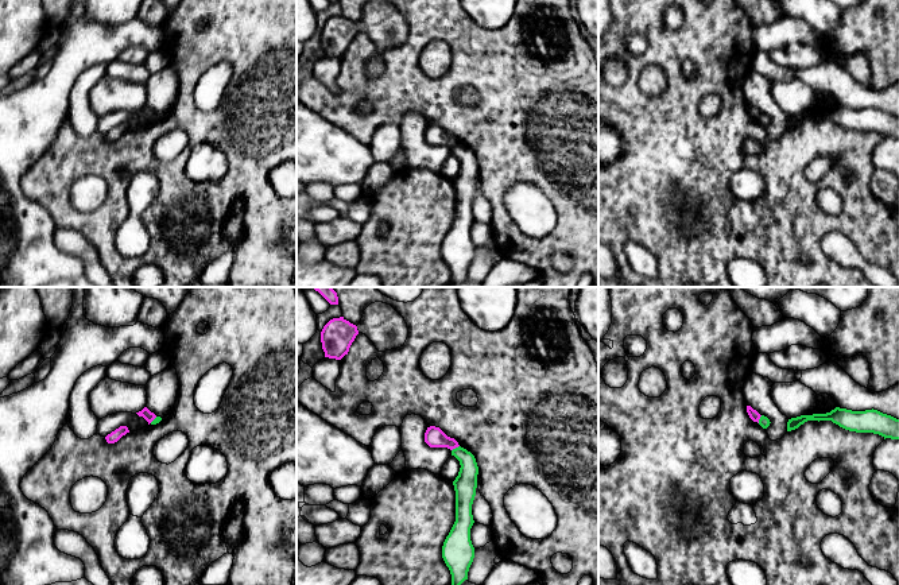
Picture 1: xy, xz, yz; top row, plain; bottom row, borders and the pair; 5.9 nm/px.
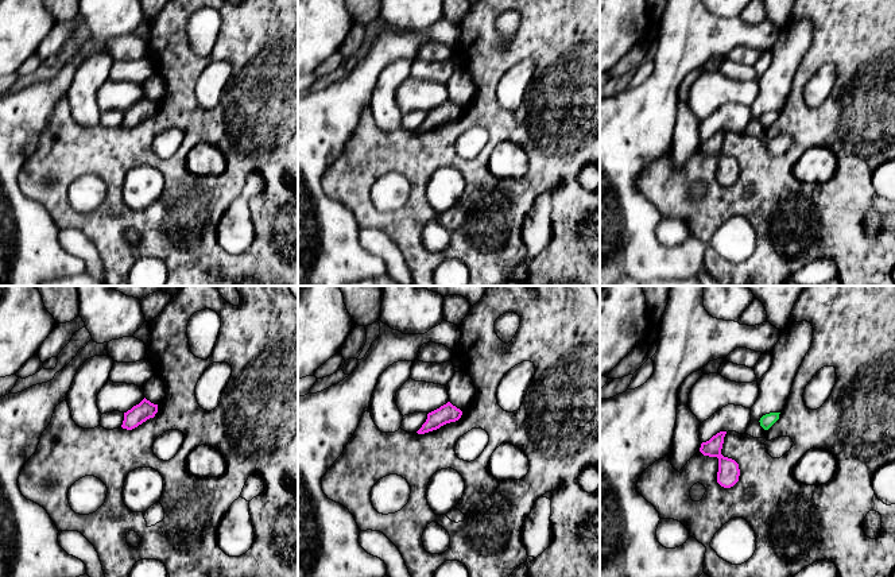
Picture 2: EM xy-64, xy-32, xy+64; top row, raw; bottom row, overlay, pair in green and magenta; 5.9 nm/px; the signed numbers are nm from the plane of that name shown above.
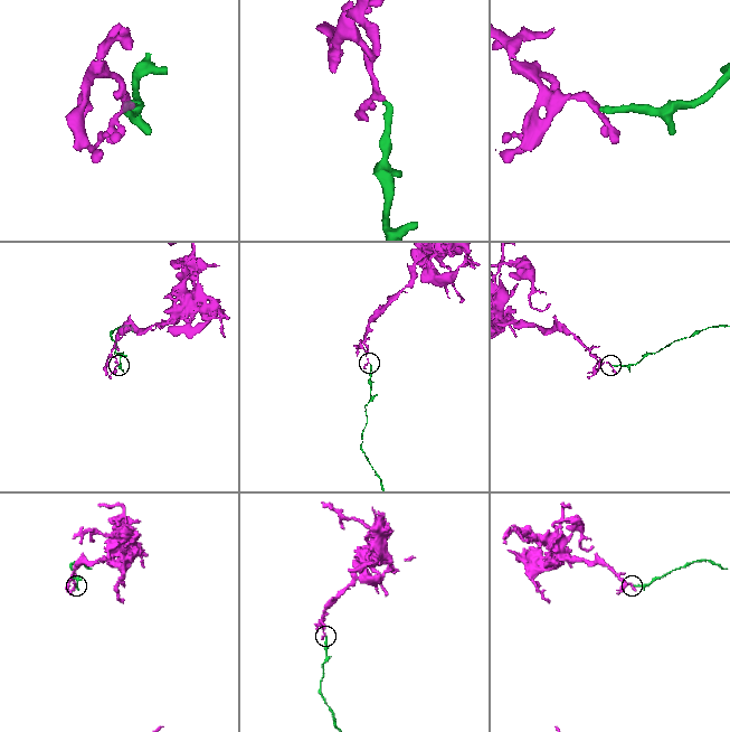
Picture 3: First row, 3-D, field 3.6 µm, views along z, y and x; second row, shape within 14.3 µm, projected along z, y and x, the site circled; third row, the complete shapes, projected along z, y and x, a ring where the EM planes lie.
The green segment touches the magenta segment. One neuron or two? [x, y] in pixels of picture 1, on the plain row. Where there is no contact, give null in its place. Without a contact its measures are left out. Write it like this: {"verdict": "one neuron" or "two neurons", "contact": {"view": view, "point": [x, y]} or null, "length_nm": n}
{"verdict": "two neurons", "contact": {"view": "xz", "point": [456, 146]}, "length_nm": 60}

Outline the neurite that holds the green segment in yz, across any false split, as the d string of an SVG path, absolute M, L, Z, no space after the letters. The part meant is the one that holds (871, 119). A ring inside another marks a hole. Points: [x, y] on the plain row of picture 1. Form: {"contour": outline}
{"contour": "M836 105L826 112L801 113L787 120L787 129L798 127L807 119L832 119L840 125L856 131L873 131L884 137L899 137L899 117L877 108L852 109Z"}

